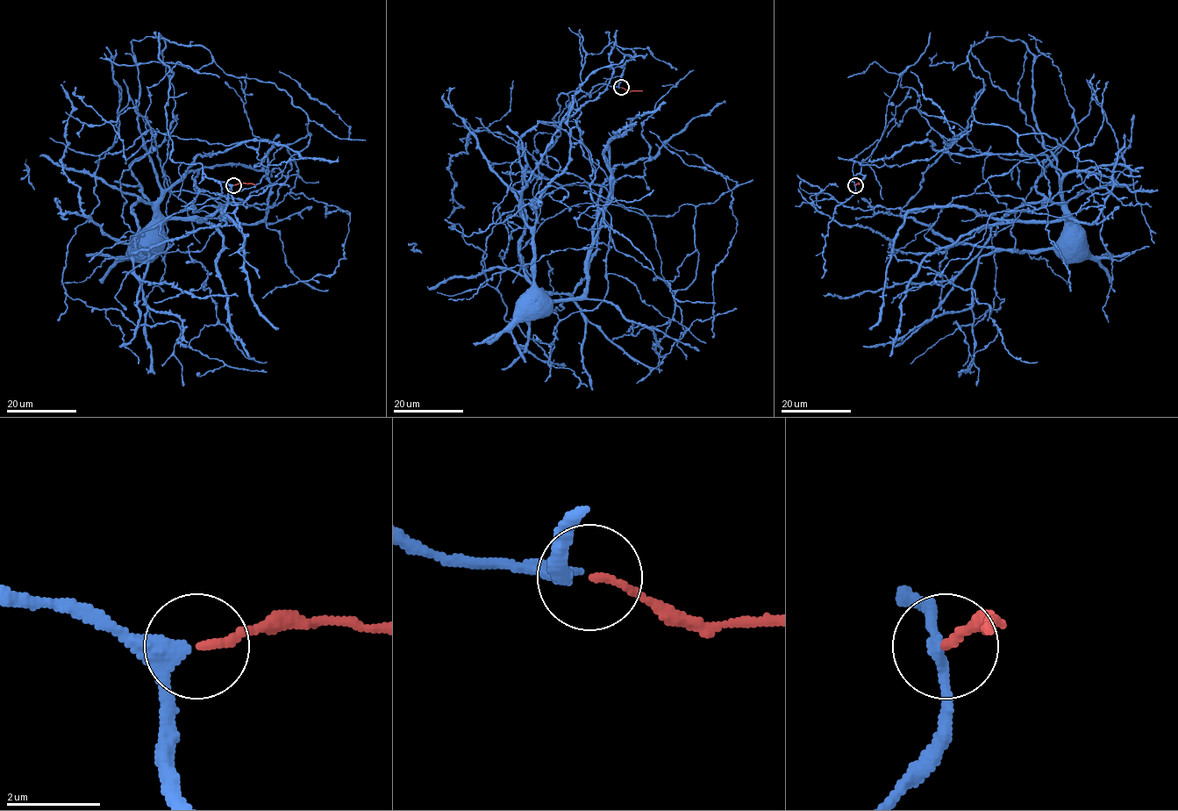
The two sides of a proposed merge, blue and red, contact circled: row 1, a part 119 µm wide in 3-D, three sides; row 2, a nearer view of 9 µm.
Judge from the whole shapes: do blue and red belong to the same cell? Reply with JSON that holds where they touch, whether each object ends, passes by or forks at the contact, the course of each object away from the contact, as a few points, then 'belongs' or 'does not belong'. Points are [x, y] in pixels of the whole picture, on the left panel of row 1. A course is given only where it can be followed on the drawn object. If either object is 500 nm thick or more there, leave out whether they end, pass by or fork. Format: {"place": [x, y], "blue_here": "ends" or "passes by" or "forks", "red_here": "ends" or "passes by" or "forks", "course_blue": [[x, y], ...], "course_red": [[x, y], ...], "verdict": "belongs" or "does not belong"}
{"place": [233, 185], "blue_here": "passes by", "red_here": "ends", "course_blue": [[232, 184], [170, 158], [169, 71], [123, 220], [132, 39], [305, 113], [346, 258], [261, 298]], "course_red": [[233, 184], [254, 184]], "verdict": "belongs"}

